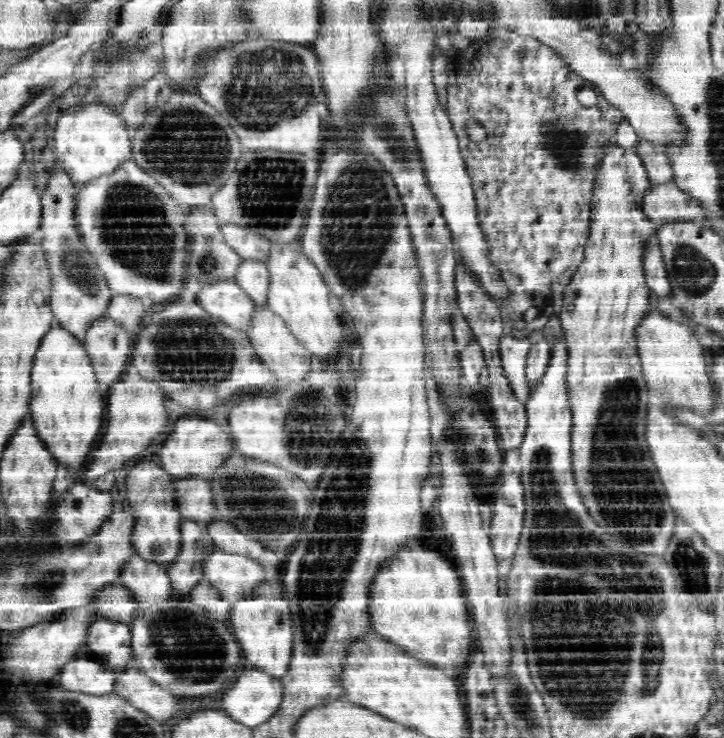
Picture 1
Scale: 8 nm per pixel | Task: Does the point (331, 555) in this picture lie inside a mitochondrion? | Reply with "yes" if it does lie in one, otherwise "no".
yes

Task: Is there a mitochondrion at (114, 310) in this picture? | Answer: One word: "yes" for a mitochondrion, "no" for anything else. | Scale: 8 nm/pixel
no

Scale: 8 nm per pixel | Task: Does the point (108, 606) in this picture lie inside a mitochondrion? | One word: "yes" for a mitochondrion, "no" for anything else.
no

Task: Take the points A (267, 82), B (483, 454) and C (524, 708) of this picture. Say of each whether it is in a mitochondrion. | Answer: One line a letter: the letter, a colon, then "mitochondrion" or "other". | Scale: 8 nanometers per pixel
A: mitochondrion
B: mitochondrion
C: mitochondrion

